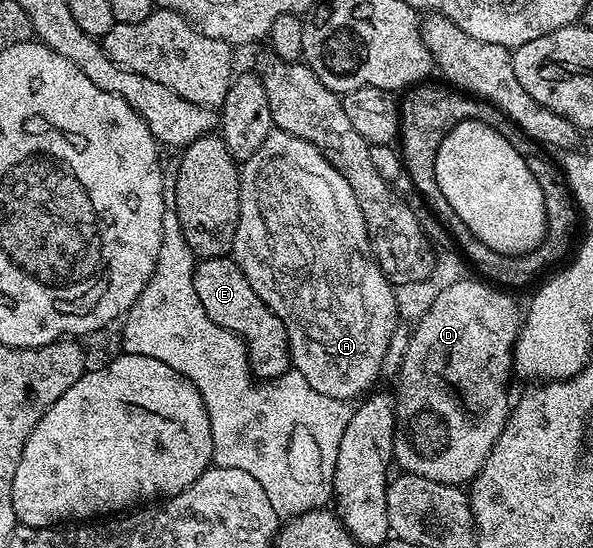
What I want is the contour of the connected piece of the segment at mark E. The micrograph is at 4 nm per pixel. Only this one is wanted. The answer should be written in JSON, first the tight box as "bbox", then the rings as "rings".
{"bbox":[194,255,291,382],"rings":[[[229,255],[199,259],[194,269],[194,285],[204,312],[222,329],[242,337],[250,370],[259,381],[269,382],[291,371],[290,339],[284,322],[252,291],[251,283]]]}

